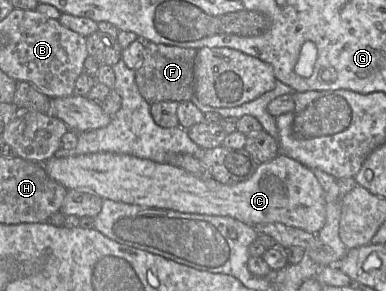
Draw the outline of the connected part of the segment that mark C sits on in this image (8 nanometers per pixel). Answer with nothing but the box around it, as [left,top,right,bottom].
[42,152,326,233]

